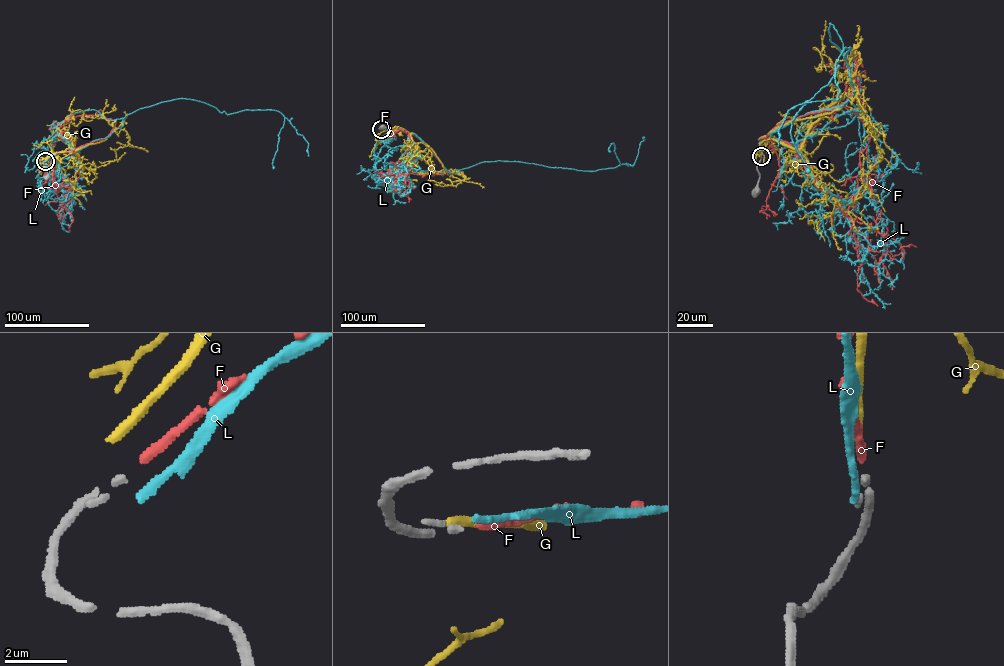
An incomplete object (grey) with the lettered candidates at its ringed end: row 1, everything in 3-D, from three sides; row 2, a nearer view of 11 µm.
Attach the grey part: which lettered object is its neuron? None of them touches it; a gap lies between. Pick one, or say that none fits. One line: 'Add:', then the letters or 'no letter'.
Add: F

